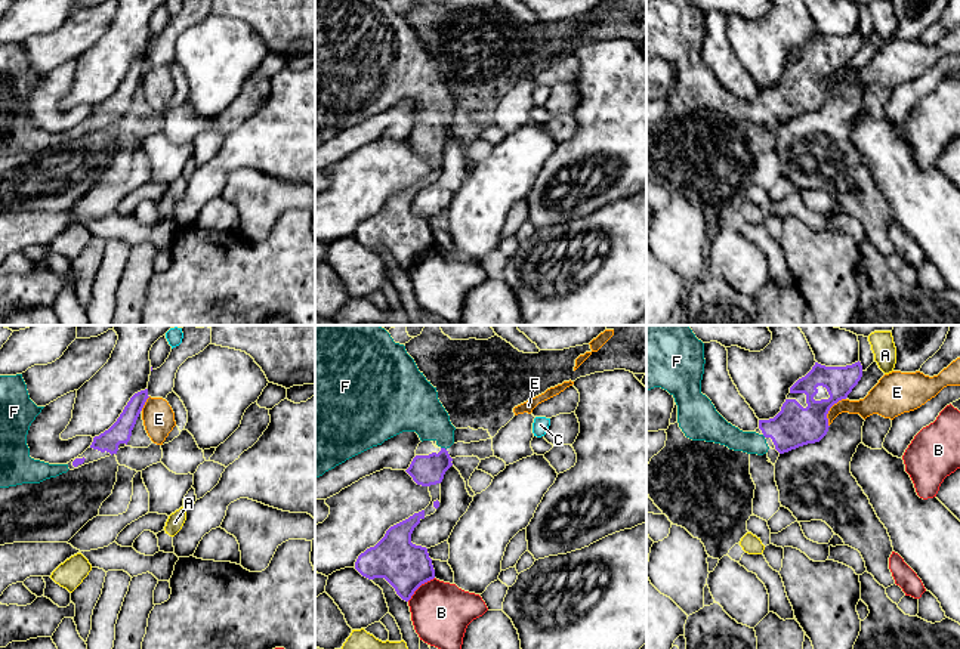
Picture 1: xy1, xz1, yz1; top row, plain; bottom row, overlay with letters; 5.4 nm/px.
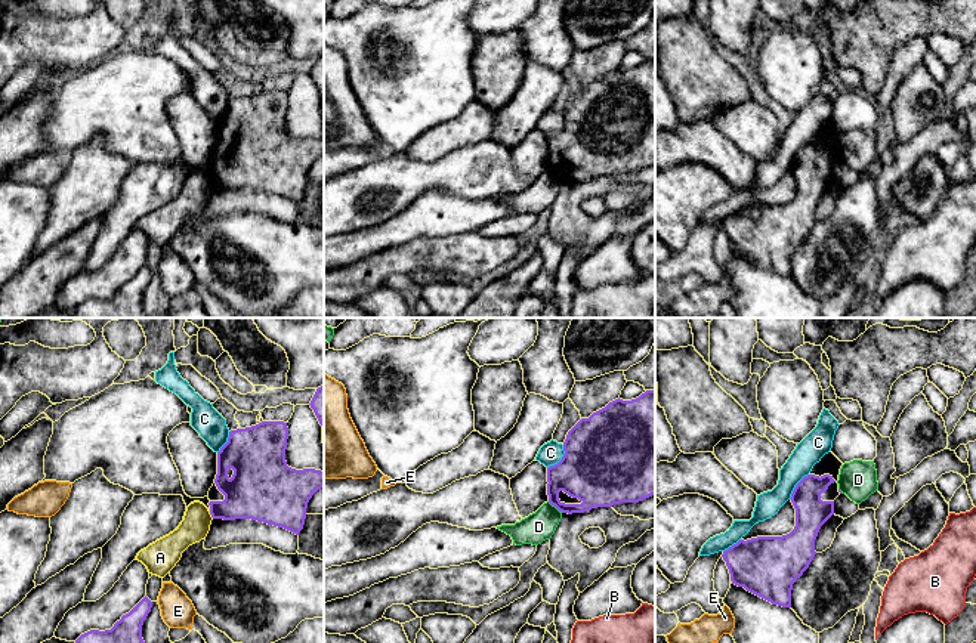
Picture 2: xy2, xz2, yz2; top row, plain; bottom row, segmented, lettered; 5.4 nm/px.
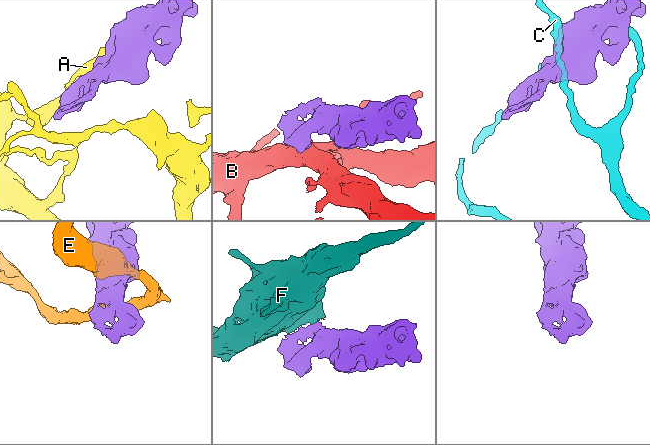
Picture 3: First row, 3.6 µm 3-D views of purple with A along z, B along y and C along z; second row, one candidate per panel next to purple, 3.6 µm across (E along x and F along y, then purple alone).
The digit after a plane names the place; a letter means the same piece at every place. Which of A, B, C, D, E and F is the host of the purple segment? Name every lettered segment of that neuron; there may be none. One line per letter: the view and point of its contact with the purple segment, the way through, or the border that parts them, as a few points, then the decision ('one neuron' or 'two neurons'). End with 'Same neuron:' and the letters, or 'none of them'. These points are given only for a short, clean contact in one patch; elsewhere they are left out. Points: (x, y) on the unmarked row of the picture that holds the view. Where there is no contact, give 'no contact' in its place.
A: meets purple in xy2 at (210, 182); border along xy2 (209, 181), (213, 186); two neurons
B: meets purple in xz1 at (419, 255); border along xz1 (434, 246), (425, 250), (407, 269); two neurons
C: meets purple in xz2 at (562, 127); two neurons
D: meets purple in xz2 at (555, 175); border along xz2 (547, 170), (562, 181); two neurons
E: meets purple in yz1 at (829, 79); two neurons
F: meets purple in xz1 at (444, 117); one neuron
Same neuron: F

